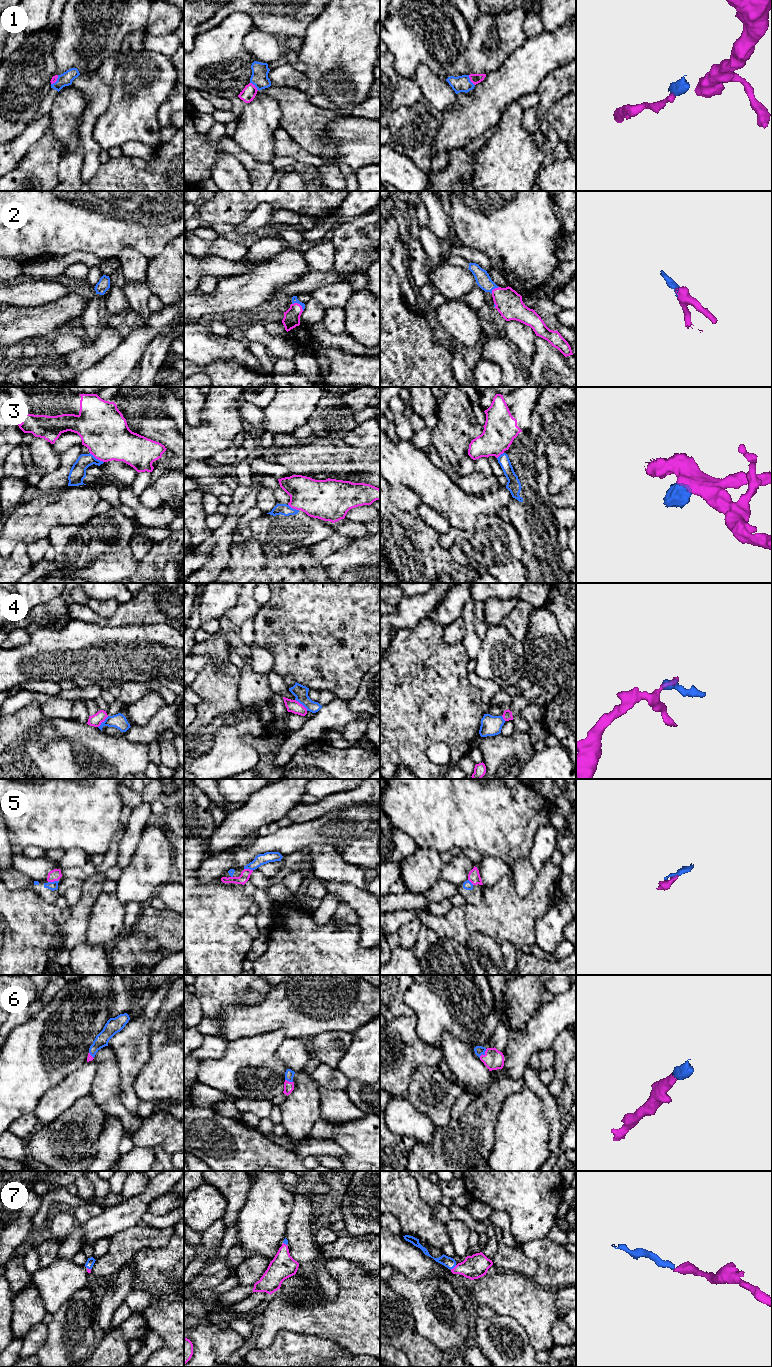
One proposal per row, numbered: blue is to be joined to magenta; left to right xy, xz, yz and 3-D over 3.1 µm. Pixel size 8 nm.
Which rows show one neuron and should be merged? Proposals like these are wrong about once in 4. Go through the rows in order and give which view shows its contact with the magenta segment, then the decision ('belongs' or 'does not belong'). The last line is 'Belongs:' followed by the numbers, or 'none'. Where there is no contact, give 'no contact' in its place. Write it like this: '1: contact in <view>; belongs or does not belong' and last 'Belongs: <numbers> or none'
1: contact in yz; does not belong
2: contact in xz; belongs
3: contact in xy; does not belong
4: contact in xz; does not belong
5: contact in xy; belongs
6: contact in yz; belongs
7: contact in yz; belongs
Belongs: 2, 5, 6, 7

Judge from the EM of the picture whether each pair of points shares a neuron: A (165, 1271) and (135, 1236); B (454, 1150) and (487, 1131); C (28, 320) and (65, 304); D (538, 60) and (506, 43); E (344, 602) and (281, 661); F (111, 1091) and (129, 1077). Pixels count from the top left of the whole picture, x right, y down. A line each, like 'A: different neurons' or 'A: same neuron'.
A: different neurons
B: same neuron
C: same neuron
D: different neurons
E: same neuron
F: different neurons

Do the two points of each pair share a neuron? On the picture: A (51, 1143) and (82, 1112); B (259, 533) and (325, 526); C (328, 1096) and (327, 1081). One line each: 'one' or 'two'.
A: one
B: one
C: two

